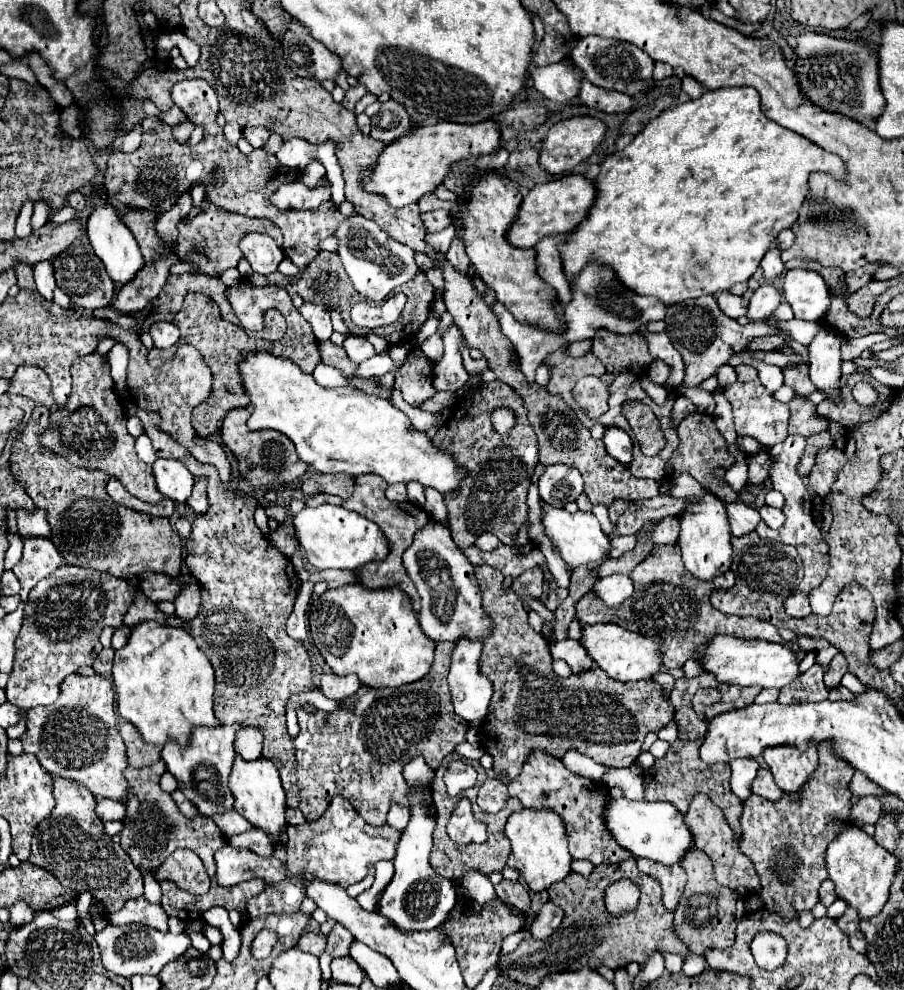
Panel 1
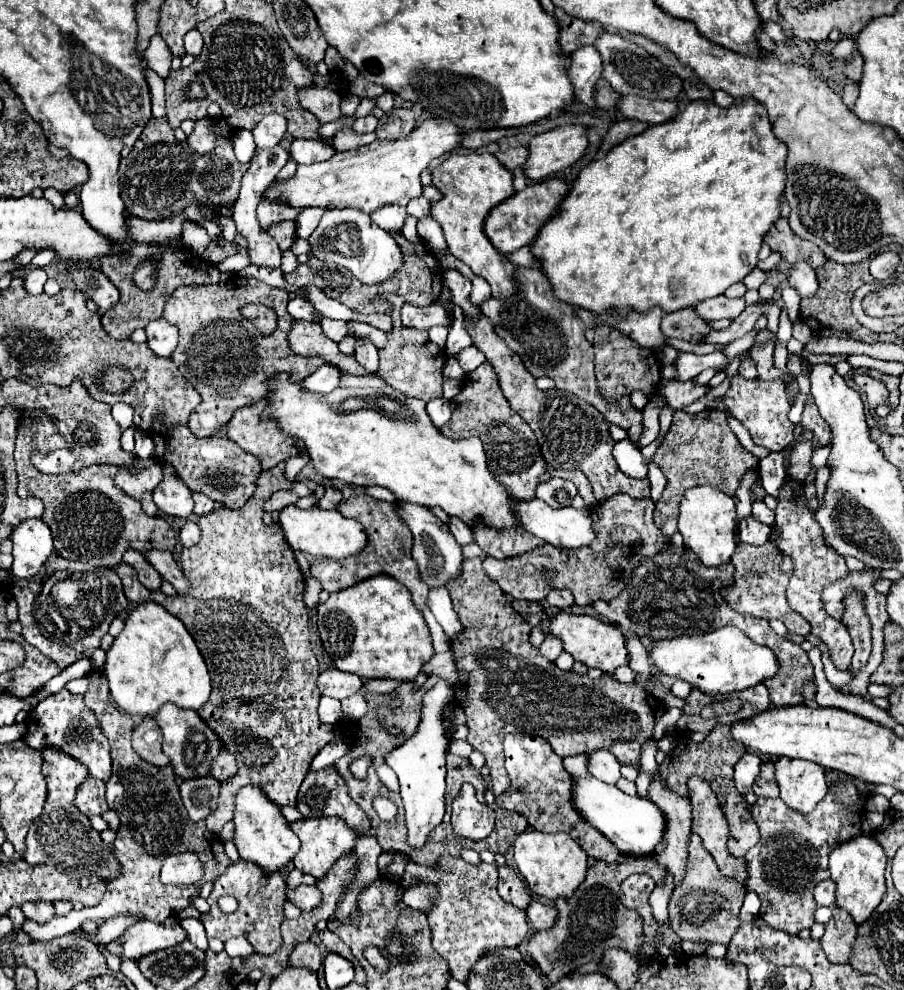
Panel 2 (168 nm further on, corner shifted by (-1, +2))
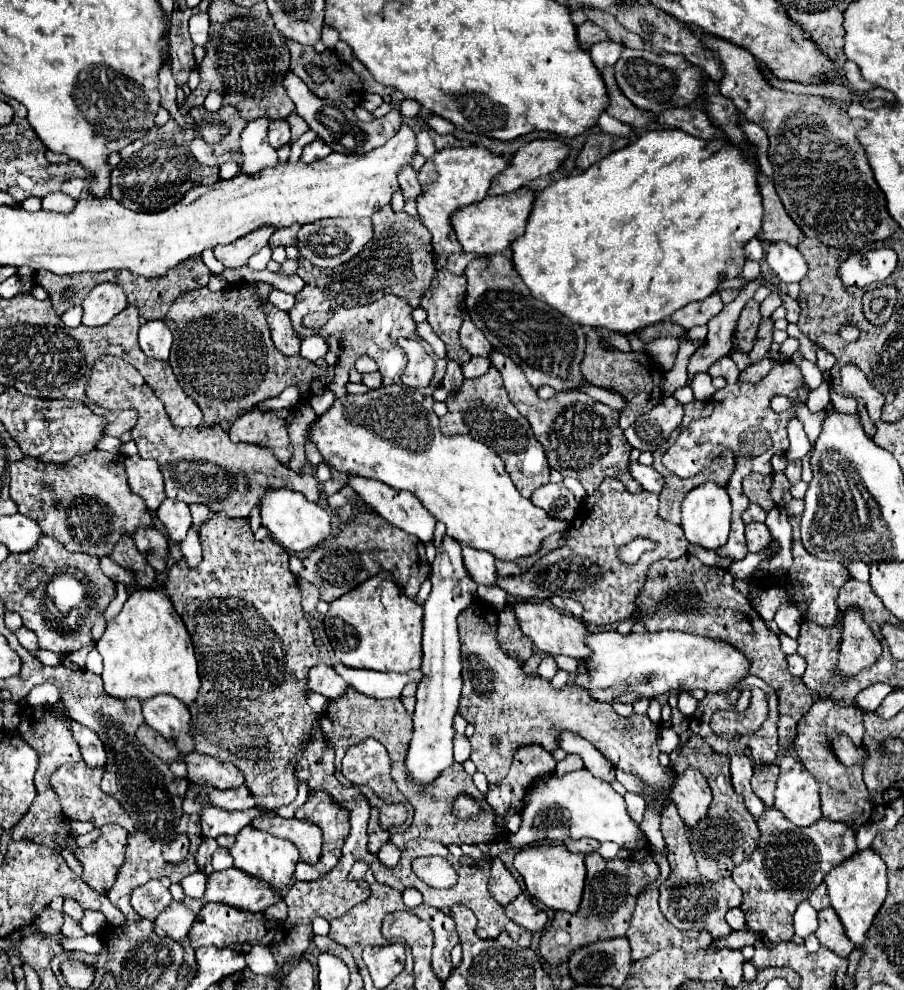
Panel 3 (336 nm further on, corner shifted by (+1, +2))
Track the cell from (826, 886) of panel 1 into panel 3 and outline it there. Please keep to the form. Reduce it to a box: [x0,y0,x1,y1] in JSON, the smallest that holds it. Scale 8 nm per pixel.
[809,884,831,910]

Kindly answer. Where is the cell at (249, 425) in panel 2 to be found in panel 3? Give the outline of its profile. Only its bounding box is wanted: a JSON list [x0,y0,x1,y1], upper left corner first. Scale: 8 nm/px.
[229,406,293,464]

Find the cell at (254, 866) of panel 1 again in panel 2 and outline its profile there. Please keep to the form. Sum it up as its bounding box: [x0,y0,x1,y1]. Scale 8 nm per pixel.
[201,860,285,954]

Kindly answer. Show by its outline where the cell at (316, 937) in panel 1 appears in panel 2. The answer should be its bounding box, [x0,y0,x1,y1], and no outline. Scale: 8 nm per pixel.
[289,942,321,972]

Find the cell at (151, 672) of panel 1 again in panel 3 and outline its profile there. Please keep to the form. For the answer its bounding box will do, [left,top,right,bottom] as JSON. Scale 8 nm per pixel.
[95,588,201,704]

